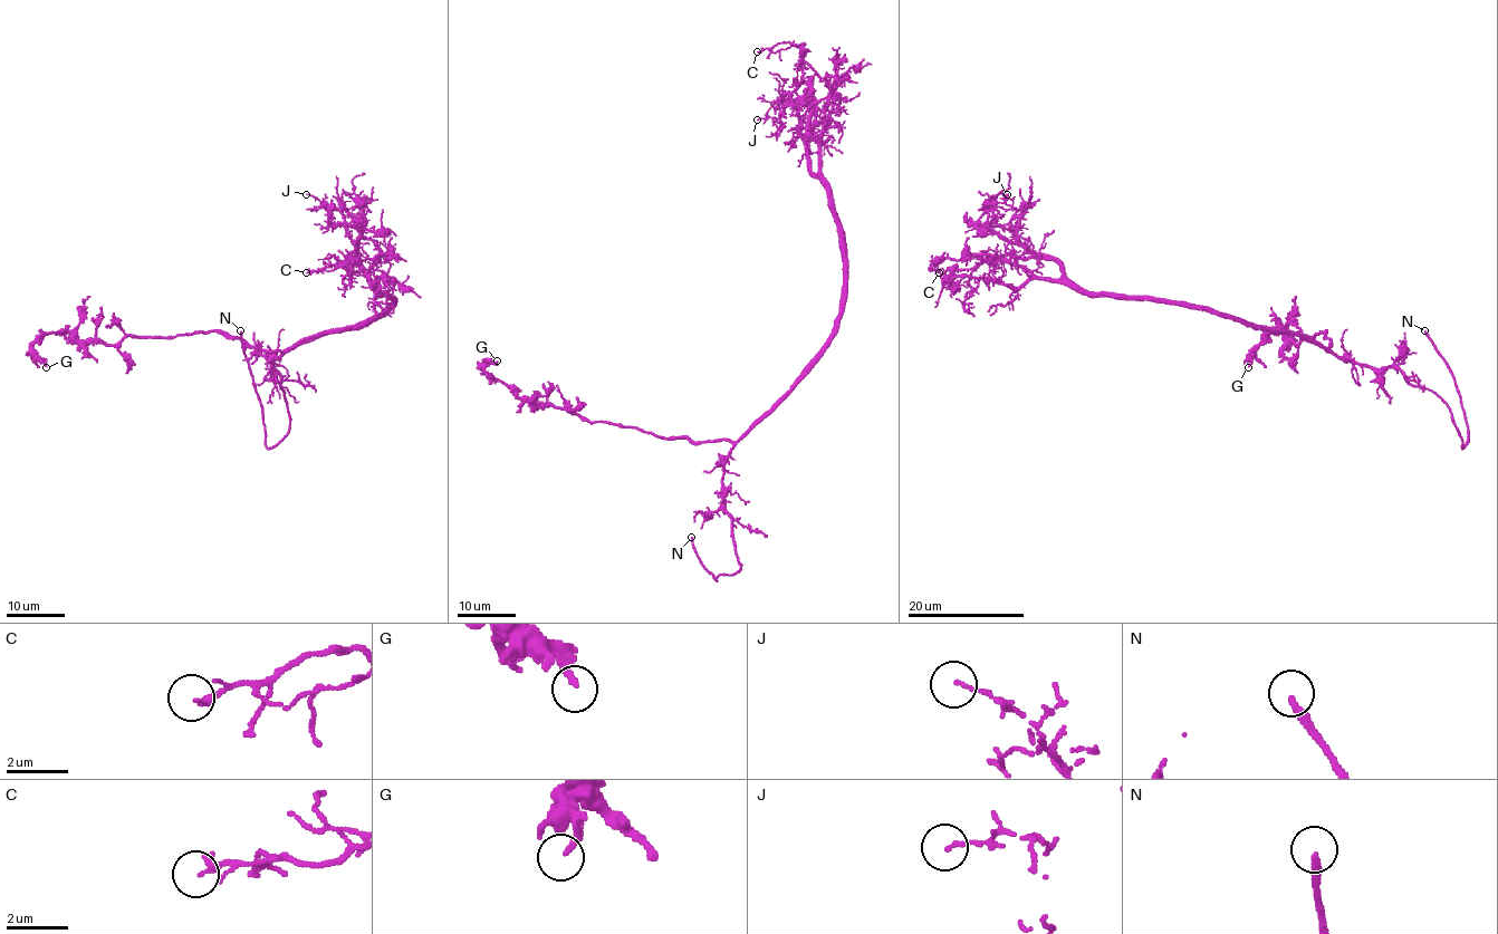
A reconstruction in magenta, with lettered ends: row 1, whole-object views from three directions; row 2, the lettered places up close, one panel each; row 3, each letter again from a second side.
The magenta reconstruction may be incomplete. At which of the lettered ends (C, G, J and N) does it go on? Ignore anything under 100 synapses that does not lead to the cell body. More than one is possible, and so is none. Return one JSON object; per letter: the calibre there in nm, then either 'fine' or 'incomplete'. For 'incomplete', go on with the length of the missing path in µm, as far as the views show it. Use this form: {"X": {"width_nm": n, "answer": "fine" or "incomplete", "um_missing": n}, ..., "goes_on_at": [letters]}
{"C": {"width_nm": 240, "answer": "fine"}, "G": {"width_nm": 200, "answer": "fine"}, "J": {"width_nm": 100, "answer": "fine"}, "N": {"width_nm": 240, "answer": "incomplete", "um_missing": 15}, "goes_on_at": ["N"]}

